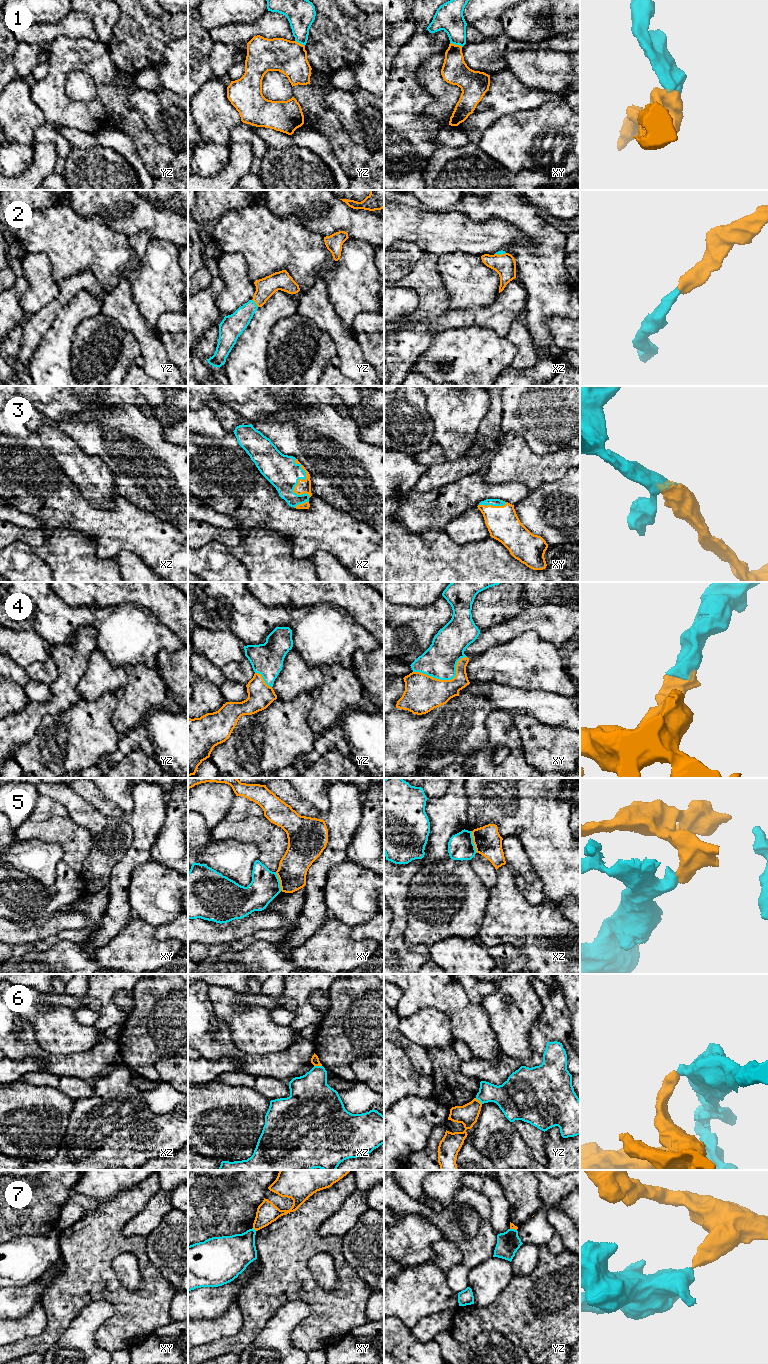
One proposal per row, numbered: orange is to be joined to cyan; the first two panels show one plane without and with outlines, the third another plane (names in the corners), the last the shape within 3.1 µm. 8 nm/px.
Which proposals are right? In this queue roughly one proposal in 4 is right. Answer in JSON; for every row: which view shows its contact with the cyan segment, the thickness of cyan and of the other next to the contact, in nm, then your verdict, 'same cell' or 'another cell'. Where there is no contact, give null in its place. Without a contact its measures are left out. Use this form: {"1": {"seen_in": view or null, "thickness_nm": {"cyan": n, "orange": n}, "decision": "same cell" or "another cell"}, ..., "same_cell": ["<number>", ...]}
{"1": {"seen_in": "xy", "thickness_nm": {"cyan": 220, "orange": 220}, "decision": "another cell"}, "2": {"seen_in": "yz", "thickness_nm": {"cyan": 180, "orange": 160}, "decision": "same cell"}, "3": {"seen_in": "xz", "thickness_nm": {"cyan": 260, "orange": 110}, "decision": "same cell"}, "4": {"seen_in": "xy", "thickness_nm": {"cyan": 280, "orange": 300}, "decision": "same cell"}, "5": {"seen_in": "xz", "thickness_nm": {"cyan": 200, "orange": 220}, "decision": "another cell"}, "6": {"seen_in": "xz", "thickness_nm": {"cyan": 340, "orange": 70}, "decision": "another cell"}, "7": {"seen_in": "xy", "thickness_nm": {"cyan": 300, "orange": 170}, "decision": "another cell"}, "same_cell": ["2", "3", "4"]}

